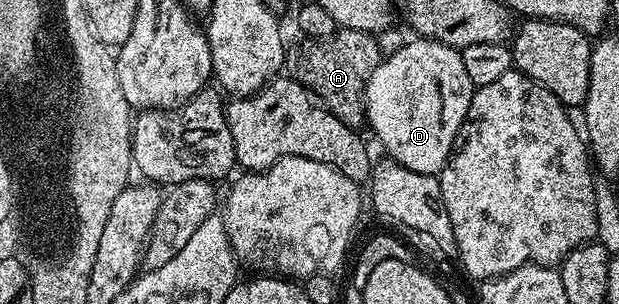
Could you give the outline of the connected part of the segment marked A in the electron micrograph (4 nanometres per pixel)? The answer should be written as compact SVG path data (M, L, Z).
M343 27L334 31L331 37L306 44L293 63L292 74L327 110L335 113L339 121L354 129L360 128L365 123L365 83L383 58L378 36Z

